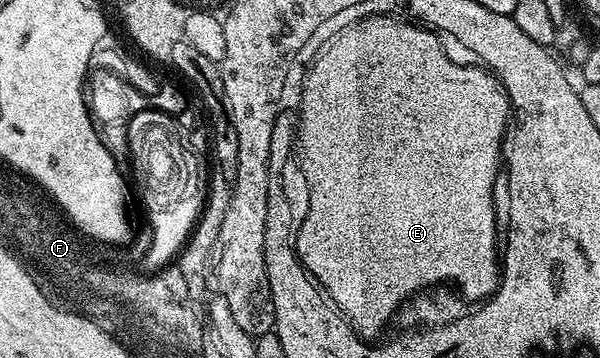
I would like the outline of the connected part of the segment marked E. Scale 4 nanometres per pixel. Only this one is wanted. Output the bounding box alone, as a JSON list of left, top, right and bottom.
[296,16,512,342]

